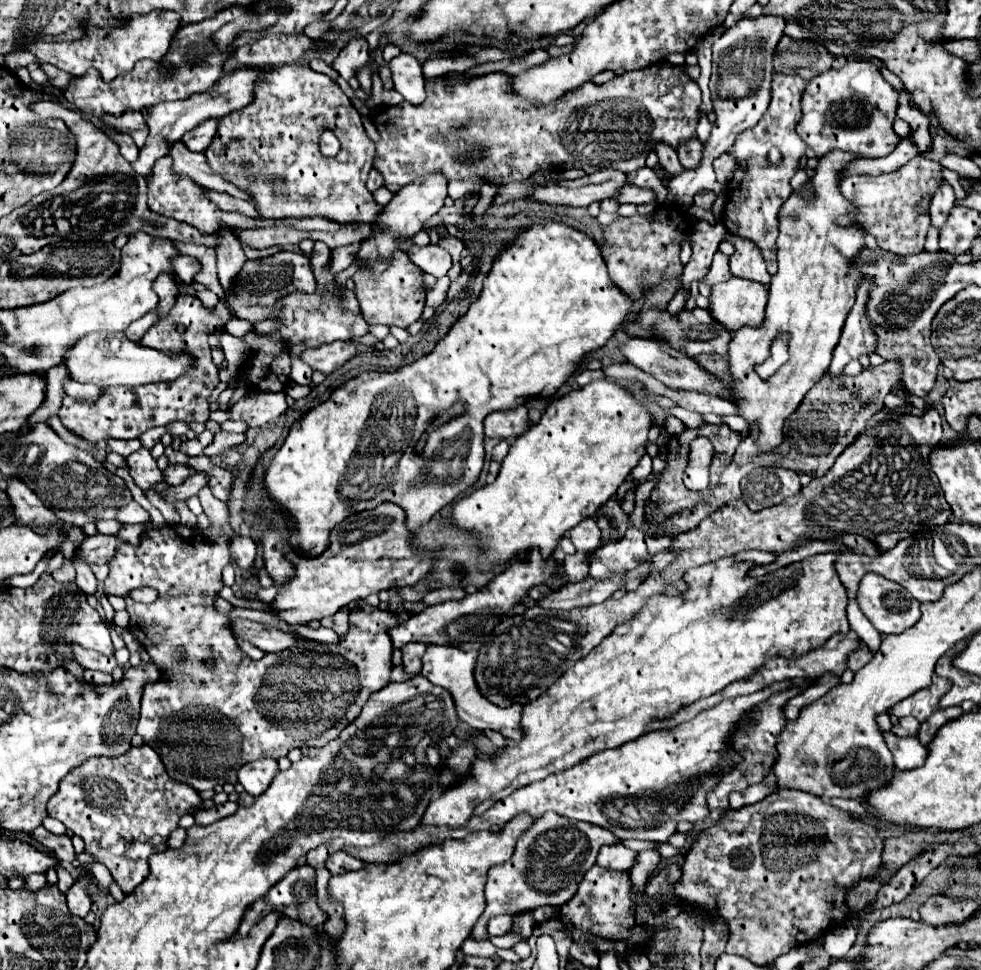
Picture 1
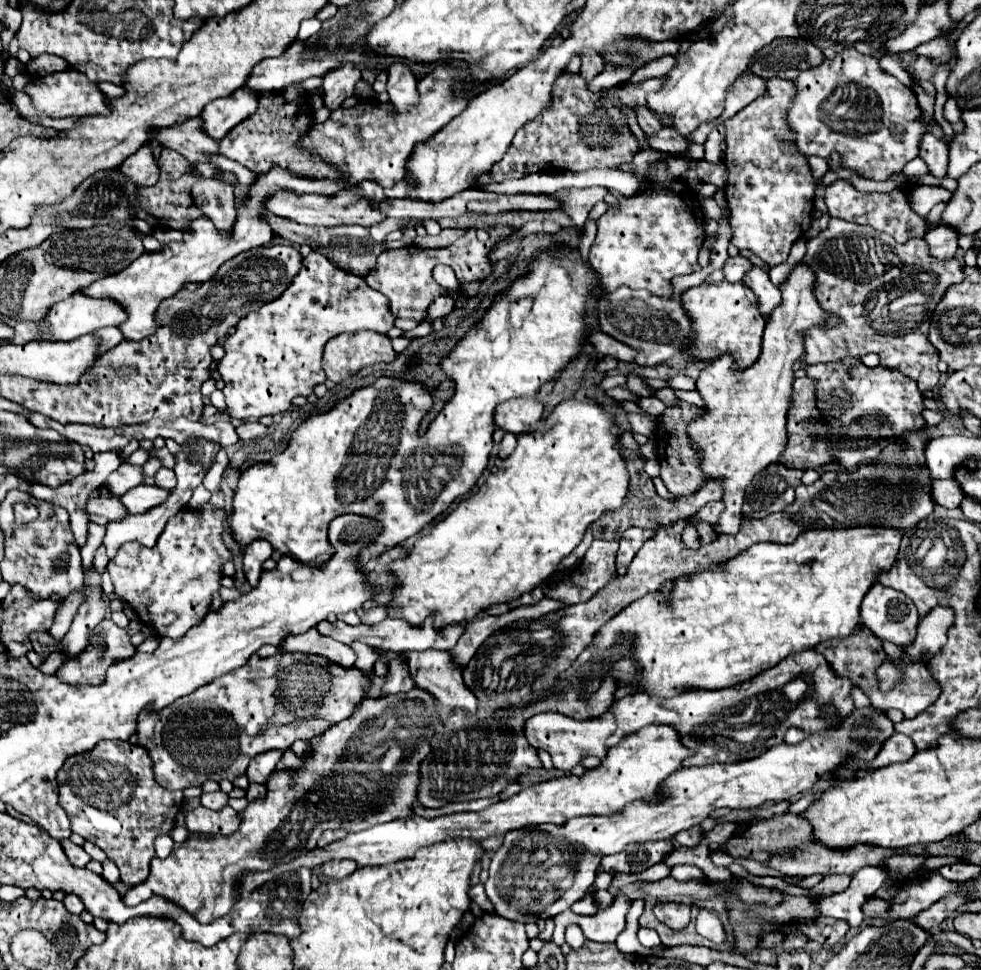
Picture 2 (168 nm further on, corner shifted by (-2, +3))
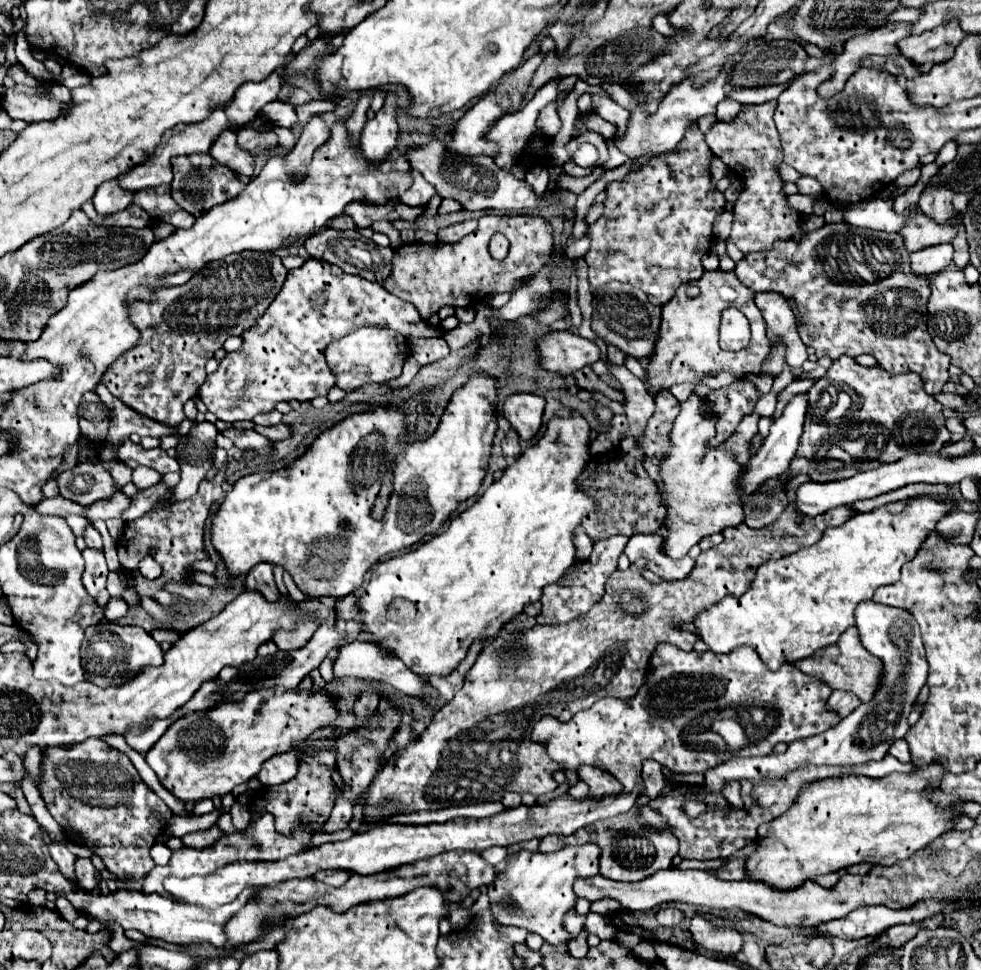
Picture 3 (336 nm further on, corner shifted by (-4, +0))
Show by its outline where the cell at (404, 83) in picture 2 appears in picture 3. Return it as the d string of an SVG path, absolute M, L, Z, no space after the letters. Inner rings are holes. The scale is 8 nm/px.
M387 94L383 108L369 120L361 134L361 146L367 158L385 158L397 146L397 96Z

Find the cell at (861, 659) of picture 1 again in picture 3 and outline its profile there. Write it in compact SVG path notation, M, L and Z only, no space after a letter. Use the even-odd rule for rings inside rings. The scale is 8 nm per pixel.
M857 626L847 628L835 644L821 648L813 656L797 660L795 666L801 668L805 674L817 676L825 684L829 684L833 690L839 688L839 690L853 692L855 696L861 698L861 702L869 702L875 696L875 692L879 690L879 684L883 680L883 662L877 656L873 656L871 652L867 652L867 648L863 648Z

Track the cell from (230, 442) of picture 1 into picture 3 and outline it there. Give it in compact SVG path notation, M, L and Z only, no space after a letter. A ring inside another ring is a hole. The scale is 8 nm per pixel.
M277 424L277 426L255 426L255 432L259 432L261 436L269 438L269 440L279 440L279 438L287 438L289 436L289 426L287 424Z

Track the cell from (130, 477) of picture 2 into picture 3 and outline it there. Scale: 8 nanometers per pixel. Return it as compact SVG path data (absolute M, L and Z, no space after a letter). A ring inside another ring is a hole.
M101 462L79 464L59 474L59 494L79 504L93 504L95 500L107 500L121 492L113 476Z

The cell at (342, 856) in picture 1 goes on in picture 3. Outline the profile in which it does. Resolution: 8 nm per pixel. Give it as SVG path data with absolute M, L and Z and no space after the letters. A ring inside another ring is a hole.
M331 870L331 872L317 872L317 876L315 876L315 878L323 880L323 882L325 882L325 884L329 884L329 886L341 886L341 884L345 884L345 882L349 880L349 876L351 876L351 872Z

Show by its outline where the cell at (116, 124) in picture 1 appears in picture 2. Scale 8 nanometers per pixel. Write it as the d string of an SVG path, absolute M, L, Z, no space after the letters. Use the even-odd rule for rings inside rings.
M195 117L181 125L161 129L161 133L155 133L155 137L169 149L181 153L187 161L207 163L213 155L219 155L219 141L209 137L201 125L201 117Z

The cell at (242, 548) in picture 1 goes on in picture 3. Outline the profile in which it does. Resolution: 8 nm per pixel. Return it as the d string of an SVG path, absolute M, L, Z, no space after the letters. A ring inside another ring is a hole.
M261 562L261 564L253 566L249 570L249 574L245 576L245 588L263 592L263 596L267 596L267 600L277 600L279 592L277 592L277 586L273 582L271 570L273 570L273 566L269 562Z

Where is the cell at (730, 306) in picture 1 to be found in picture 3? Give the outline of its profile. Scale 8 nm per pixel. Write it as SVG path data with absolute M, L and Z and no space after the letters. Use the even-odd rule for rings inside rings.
M705 272L699 280L691 280L679 288L679 292L663 306L661 312L661 334L655 344L655 354L647 364L649 382L647 388L651 394L667 390L673 384L683 382L705 382L709 388L717 390L729 386L743 374L759 374L763 360L769 356L771 342L765 336L765 322L759 308L753 302L751 288L743 286L733 272ZM697 286L699 296L689 298L687 288ZM735 306L741 310L751 324L751 344L739 352L725 352L719 348L719 324L725 308Z

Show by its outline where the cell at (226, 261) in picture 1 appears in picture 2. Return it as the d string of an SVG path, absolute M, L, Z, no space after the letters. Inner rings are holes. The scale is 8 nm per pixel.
M201 179L191 187L193 203L209 215L209 219L221 229L227 231L233 225L235 217L235 195L233 185L217 179Z

